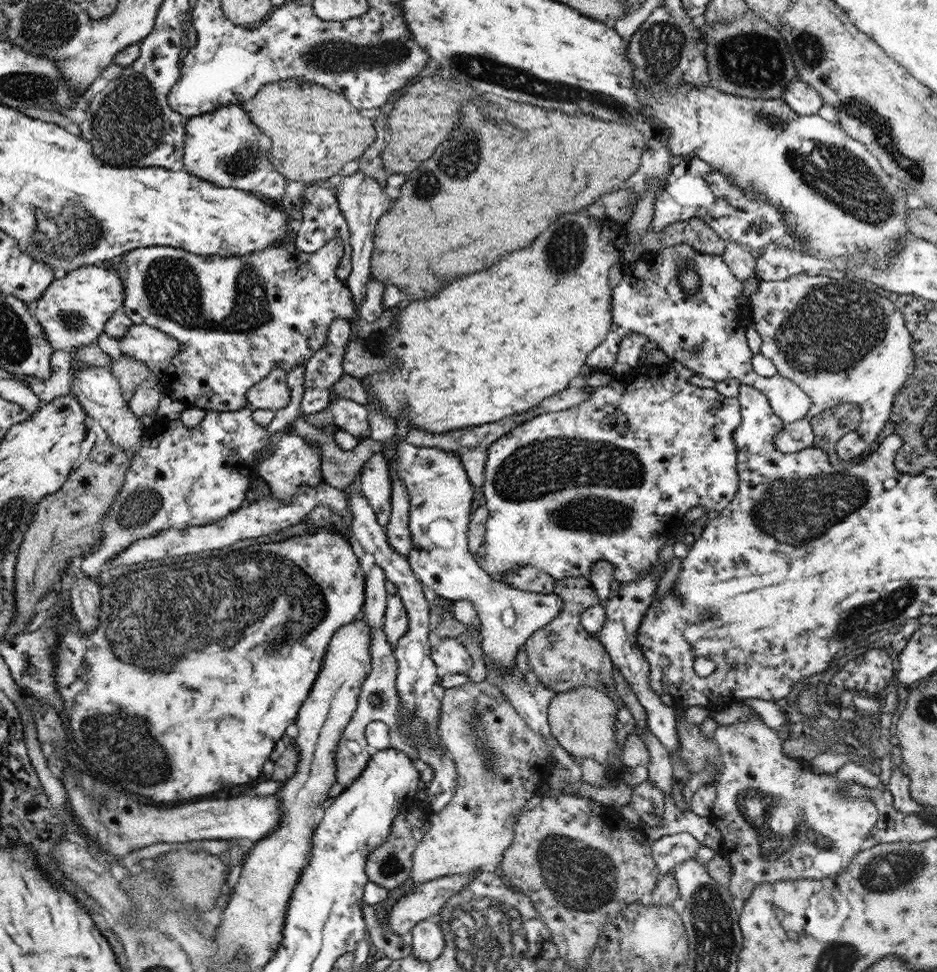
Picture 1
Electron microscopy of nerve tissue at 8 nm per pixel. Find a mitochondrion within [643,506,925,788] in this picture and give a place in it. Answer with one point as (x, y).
(865, 616)

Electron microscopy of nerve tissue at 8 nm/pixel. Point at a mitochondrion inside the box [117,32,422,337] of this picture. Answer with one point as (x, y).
(334, 58)

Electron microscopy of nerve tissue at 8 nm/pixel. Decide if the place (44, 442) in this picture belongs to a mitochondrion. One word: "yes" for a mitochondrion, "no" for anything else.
no

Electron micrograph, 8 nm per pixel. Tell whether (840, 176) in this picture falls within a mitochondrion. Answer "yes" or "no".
yes

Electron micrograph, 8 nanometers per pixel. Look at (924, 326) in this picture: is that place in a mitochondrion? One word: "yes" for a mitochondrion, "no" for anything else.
no

